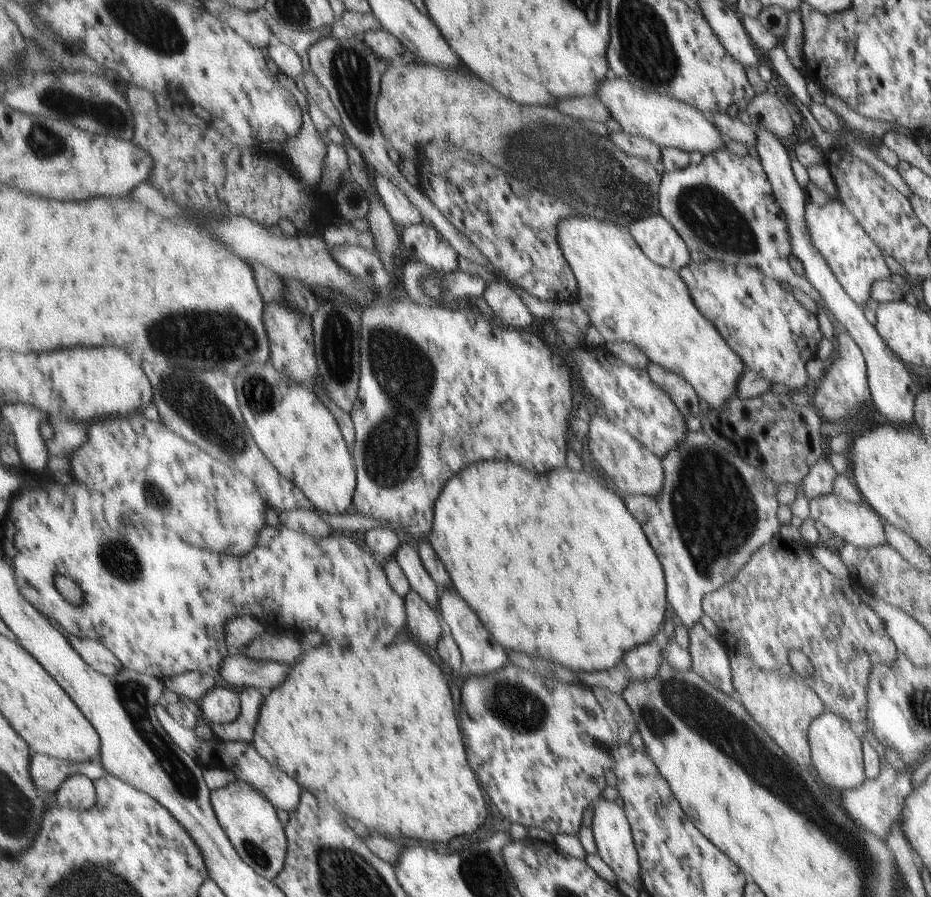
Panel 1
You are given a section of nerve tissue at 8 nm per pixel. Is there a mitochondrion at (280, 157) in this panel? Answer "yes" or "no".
no

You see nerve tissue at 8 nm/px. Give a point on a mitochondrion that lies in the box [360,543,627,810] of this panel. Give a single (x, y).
(510, 703)

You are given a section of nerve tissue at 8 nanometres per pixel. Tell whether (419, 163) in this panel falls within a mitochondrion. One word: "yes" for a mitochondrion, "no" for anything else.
no

